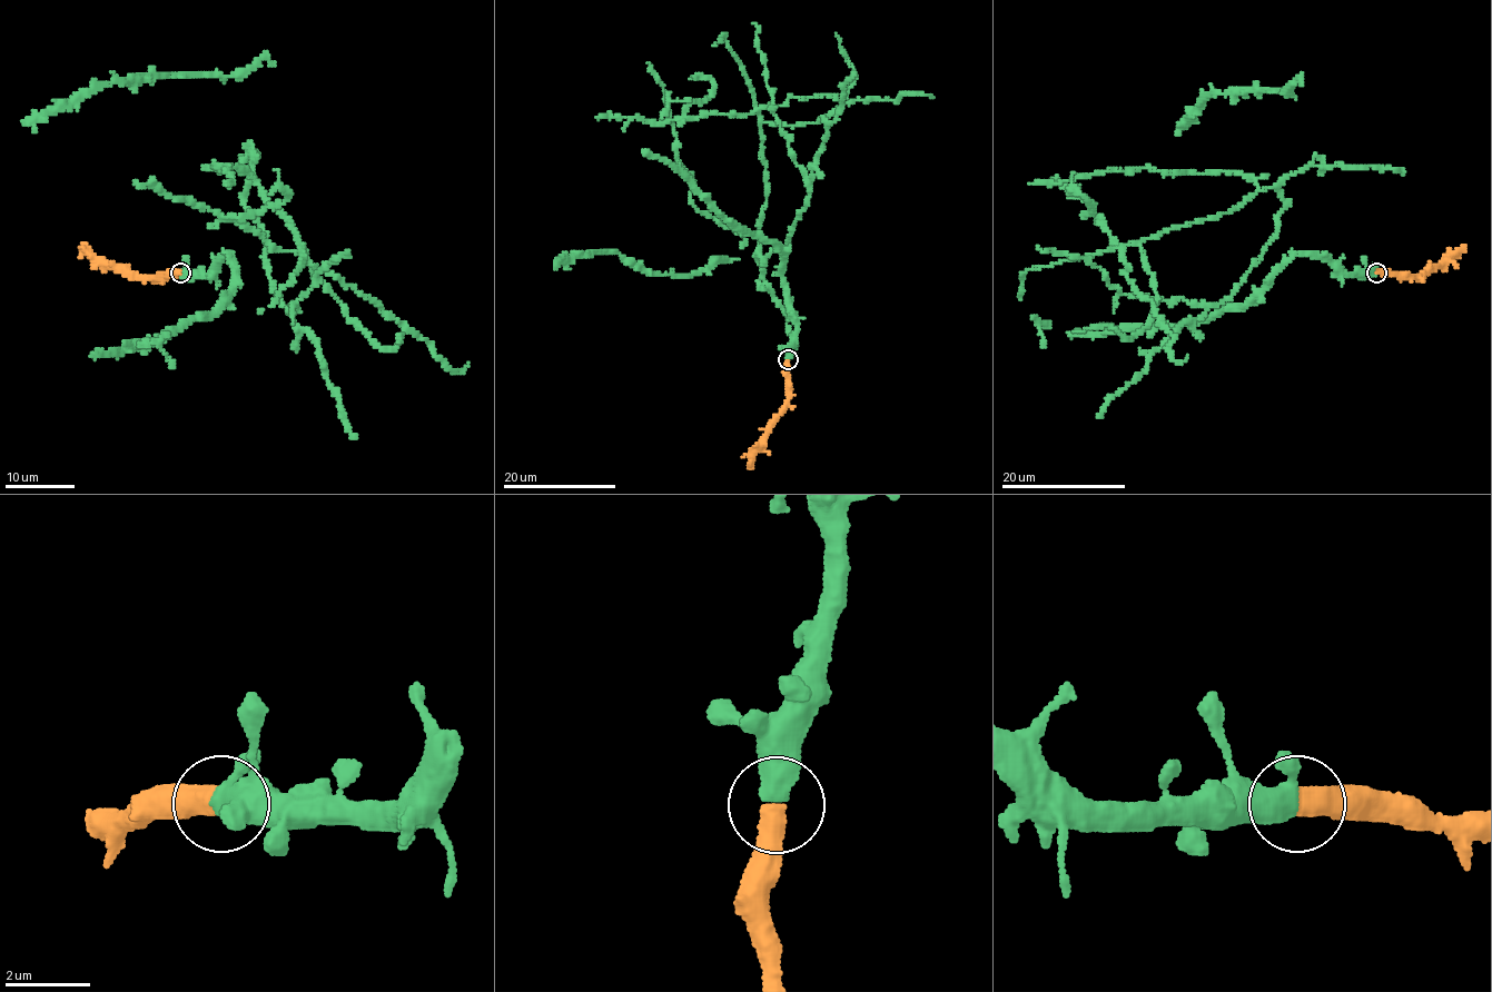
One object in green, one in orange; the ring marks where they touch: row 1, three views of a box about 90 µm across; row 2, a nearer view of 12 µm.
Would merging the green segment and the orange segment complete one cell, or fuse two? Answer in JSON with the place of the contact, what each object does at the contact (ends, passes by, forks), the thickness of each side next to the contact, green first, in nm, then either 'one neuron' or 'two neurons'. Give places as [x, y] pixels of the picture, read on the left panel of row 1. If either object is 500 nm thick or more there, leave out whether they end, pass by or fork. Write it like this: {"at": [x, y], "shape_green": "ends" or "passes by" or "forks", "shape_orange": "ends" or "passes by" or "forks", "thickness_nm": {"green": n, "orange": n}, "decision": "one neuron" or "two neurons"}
{"at": [180, 273], "thickness_nm": {"green": 440, "orange": 500}, "decision": "one neuron"}

